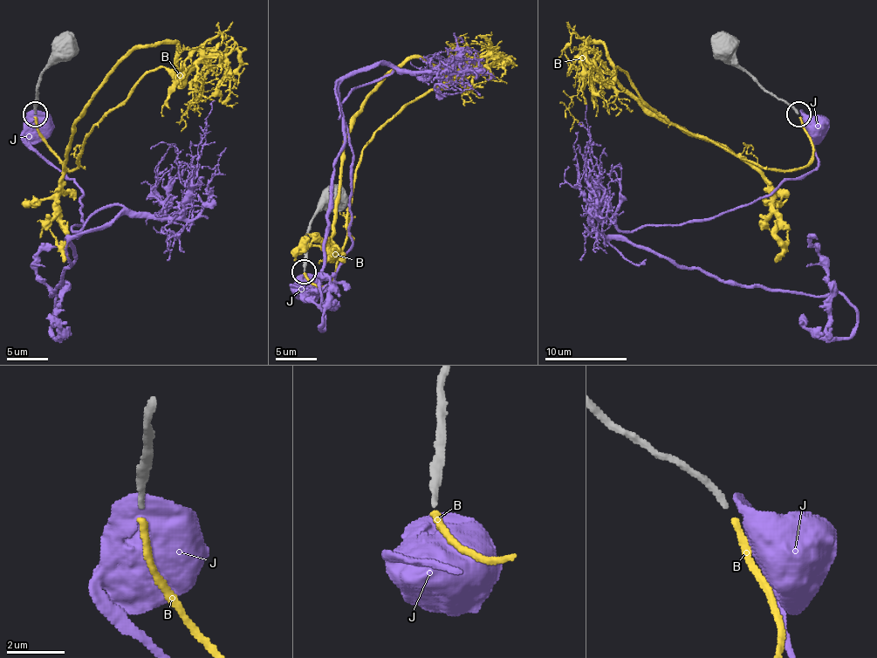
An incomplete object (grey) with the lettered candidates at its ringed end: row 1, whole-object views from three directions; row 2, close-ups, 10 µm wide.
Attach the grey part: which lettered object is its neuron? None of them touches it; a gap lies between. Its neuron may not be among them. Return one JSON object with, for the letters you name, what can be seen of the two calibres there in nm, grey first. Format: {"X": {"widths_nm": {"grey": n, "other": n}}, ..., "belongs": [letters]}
{"B": {"widths_nm": {"grey": 190, "other": 240}}, "belongs": ["B"]}

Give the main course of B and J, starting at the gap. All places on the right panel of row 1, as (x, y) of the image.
B: (799, 118), (811, 159), (773, 171), (668, 124), (618, 66), (609, 85), (583, 56), (591, 89), (609, 103)
J: (802, 113), (816, 126)

